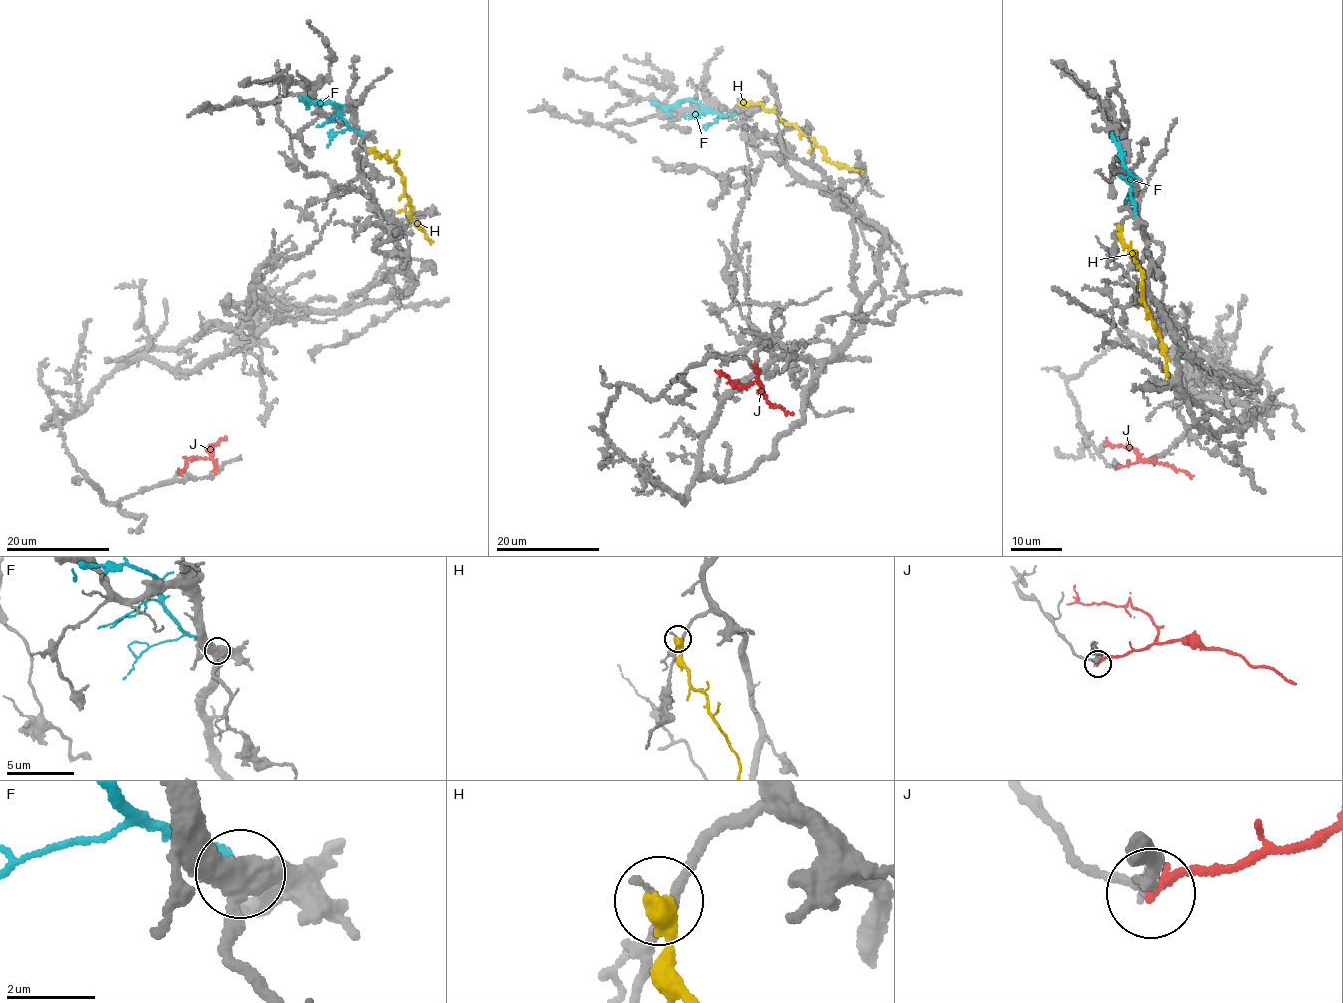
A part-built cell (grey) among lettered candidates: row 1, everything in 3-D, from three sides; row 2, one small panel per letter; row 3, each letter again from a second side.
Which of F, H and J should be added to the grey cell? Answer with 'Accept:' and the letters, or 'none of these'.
Accept: none of these

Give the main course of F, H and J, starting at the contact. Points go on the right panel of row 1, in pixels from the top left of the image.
F: (1134, 214), (1132, 175), (1123, 166), (1112, 131)
H: (1118, 226), (1123, 244), (1141, 270), (1142, 300), (1161, 339), (1167, 377)
J: (1116, 469), (1153, 458), (1193, 476)

